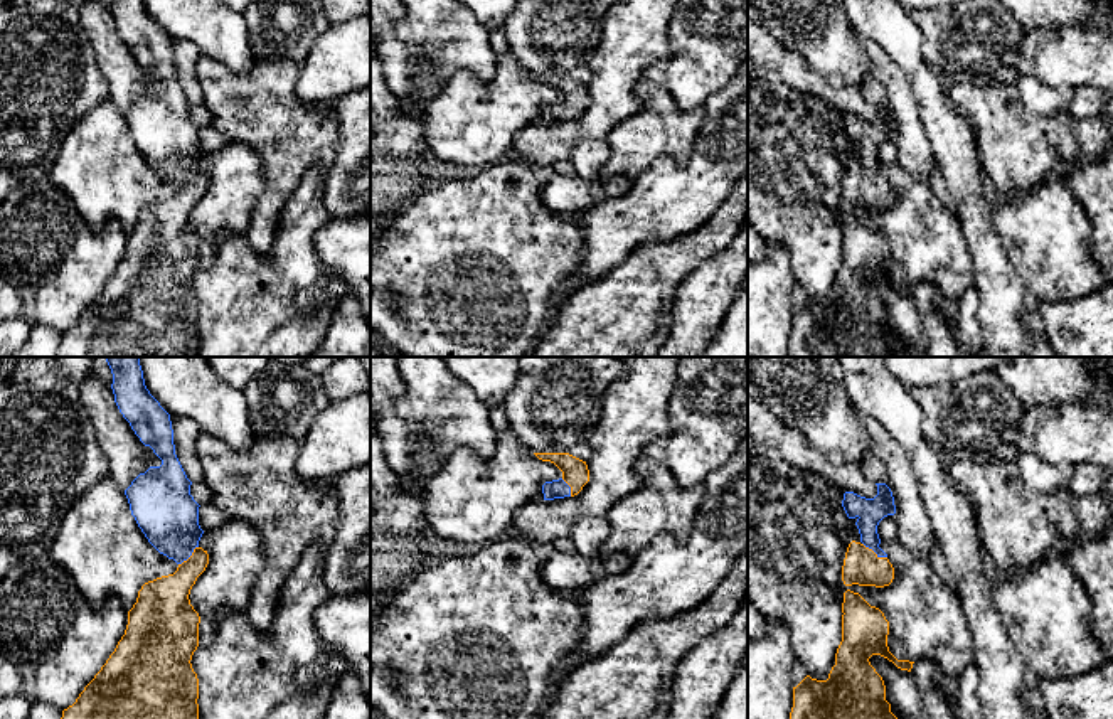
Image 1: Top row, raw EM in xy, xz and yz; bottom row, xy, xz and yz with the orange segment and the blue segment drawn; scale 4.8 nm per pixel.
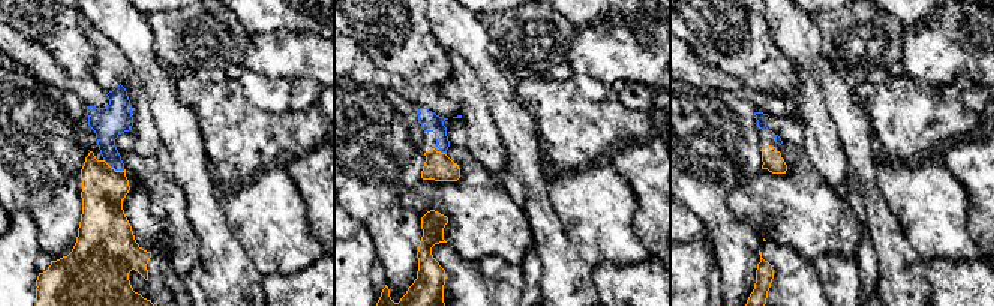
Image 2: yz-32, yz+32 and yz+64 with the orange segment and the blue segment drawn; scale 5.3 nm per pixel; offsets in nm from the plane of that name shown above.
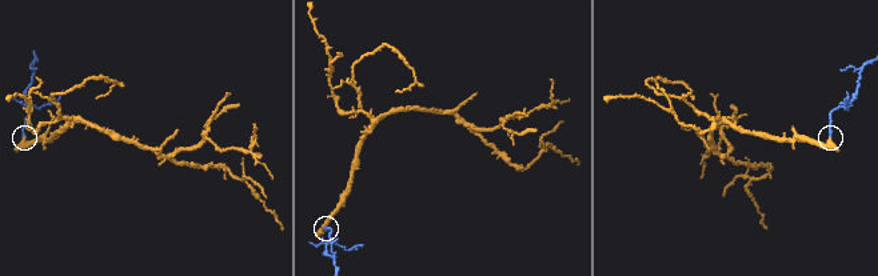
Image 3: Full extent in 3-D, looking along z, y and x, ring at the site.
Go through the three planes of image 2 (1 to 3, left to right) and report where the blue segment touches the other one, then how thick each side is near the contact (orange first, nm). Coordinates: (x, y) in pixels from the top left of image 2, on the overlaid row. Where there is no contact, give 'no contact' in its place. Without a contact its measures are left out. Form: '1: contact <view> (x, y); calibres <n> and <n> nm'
1: contact yz-32 (113, 168); calibres 240 and 170 nm
2: contact yz+32 (443, 153); calibres 150 and 100 nm
3: no contact

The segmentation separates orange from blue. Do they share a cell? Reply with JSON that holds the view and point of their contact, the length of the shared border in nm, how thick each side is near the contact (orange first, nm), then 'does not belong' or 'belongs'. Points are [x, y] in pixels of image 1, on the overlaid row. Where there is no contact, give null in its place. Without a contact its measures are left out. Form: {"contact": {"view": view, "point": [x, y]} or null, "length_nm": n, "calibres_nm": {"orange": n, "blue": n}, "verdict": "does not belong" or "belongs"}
{"contact": {"view": "yz", "point": [873, 551]}, "length_nm": 140, "calibres_nm": {"orange": 180, "blue": 130}, "verdict": "belongs"}

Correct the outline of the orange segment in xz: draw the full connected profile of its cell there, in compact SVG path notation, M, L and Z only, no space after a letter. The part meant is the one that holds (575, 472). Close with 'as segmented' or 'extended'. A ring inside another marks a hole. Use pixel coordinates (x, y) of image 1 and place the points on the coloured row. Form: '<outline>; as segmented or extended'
M534 453L542 461L554 463L562 477L542 485L544 500L564 498L578 495L589 482L586 461L569 453Z; extended

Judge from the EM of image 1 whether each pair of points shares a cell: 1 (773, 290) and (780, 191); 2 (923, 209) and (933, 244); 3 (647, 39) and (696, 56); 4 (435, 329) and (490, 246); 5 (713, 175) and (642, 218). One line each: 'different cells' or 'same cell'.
1: different cells
2: same cell
3: different cells
4: same cell
5: same cell

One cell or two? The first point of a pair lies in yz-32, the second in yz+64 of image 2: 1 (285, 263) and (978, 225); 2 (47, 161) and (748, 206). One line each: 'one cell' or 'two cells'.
1: two cells
2: two cells

